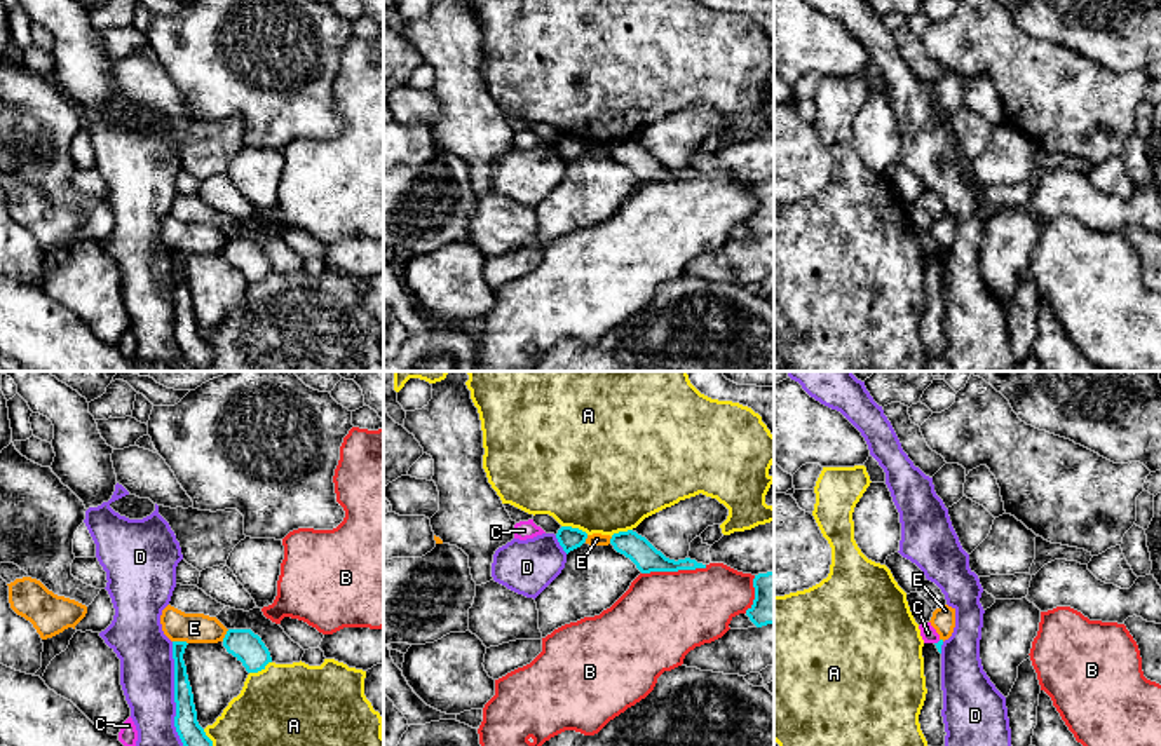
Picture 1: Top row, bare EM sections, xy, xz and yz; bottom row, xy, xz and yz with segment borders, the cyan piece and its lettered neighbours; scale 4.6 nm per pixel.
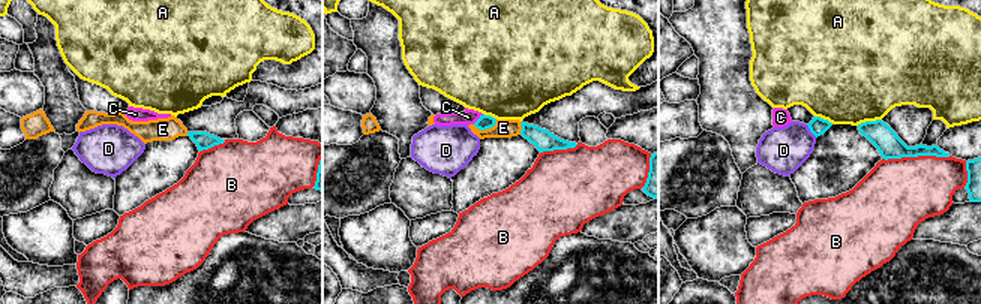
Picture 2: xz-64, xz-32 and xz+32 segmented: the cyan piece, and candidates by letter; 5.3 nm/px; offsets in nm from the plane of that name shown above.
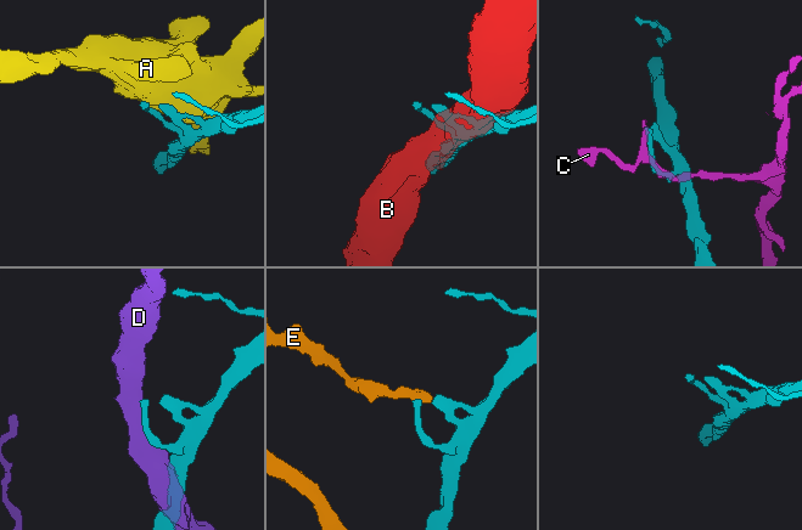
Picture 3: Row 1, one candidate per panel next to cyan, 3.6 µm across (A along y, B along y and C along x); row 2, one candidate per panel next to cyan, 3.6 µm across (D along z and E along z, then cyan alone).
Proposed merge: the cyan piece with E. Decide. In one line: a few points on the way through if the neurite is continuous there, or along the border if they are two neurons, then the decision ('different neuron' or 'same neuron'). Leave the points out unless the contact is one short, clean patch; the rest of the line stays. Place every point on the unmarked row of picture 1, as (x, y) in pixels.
border xy (173, 250), (187, 253); different neuron

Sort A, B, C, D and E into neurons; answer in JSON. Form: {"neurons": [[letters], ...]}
{"neurons": [["A"], ["B"], ["C"], ["D"], ["E"]]}

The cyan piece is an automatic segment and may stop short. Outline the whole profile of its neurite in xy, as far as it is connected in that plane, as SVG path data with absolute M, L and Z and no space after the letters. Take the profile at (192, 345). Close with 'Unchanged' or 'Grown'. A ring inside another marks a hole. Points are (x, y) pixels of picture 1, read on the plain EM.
M173 251L176 312L174 336L185 359L194 366L194 370L207 371L213 364L213 350L206 345L204 338L197 331L194 303L183 270L187 254L187 251Z. Unchanged

